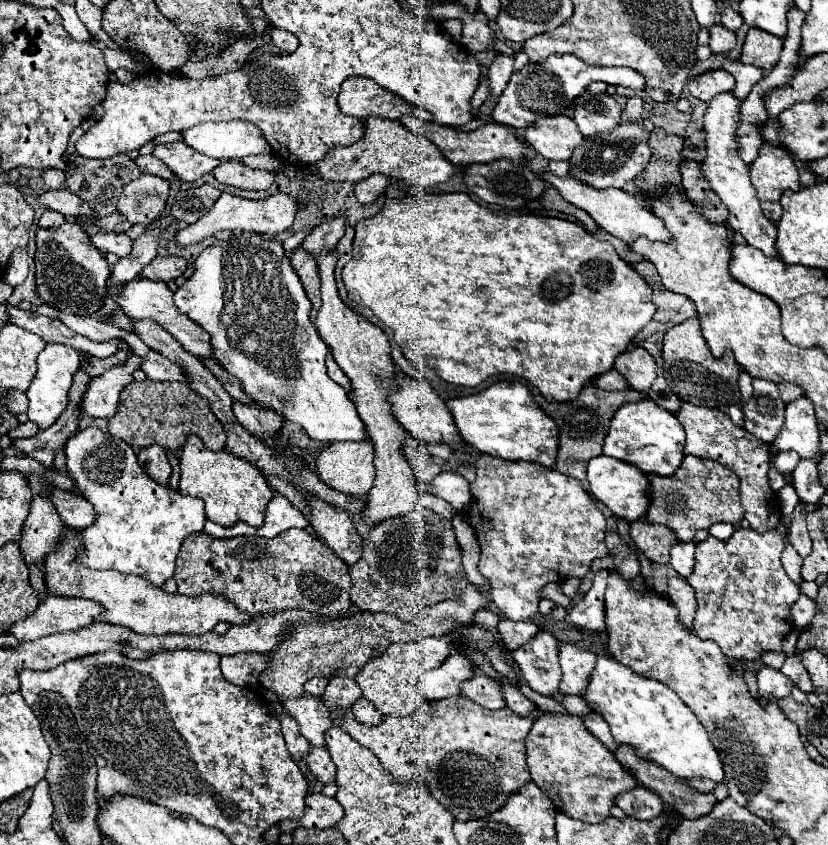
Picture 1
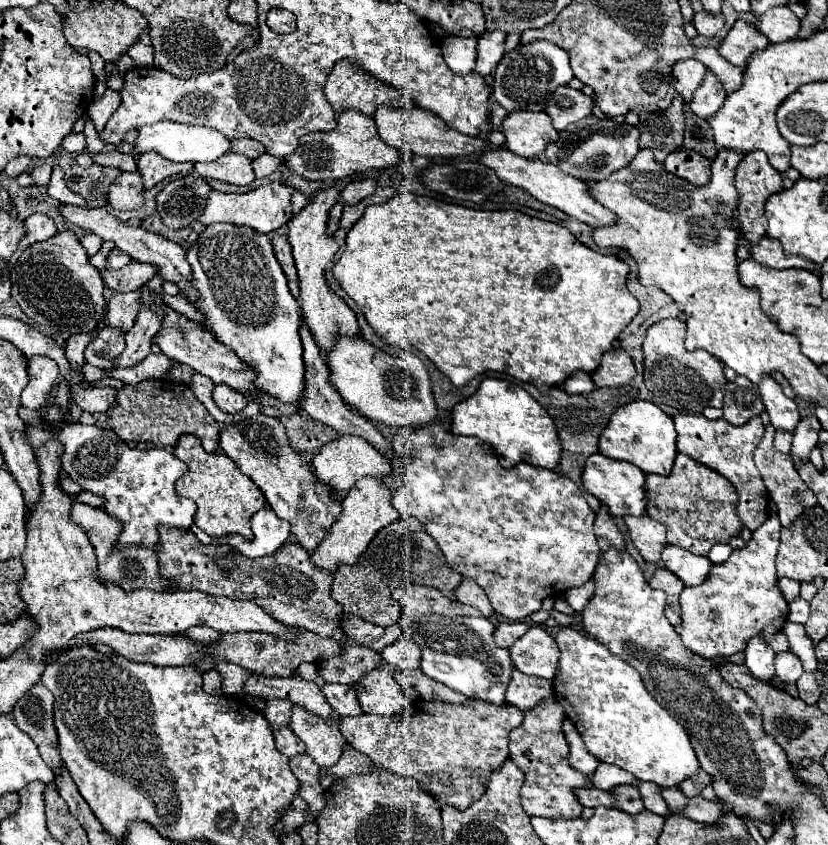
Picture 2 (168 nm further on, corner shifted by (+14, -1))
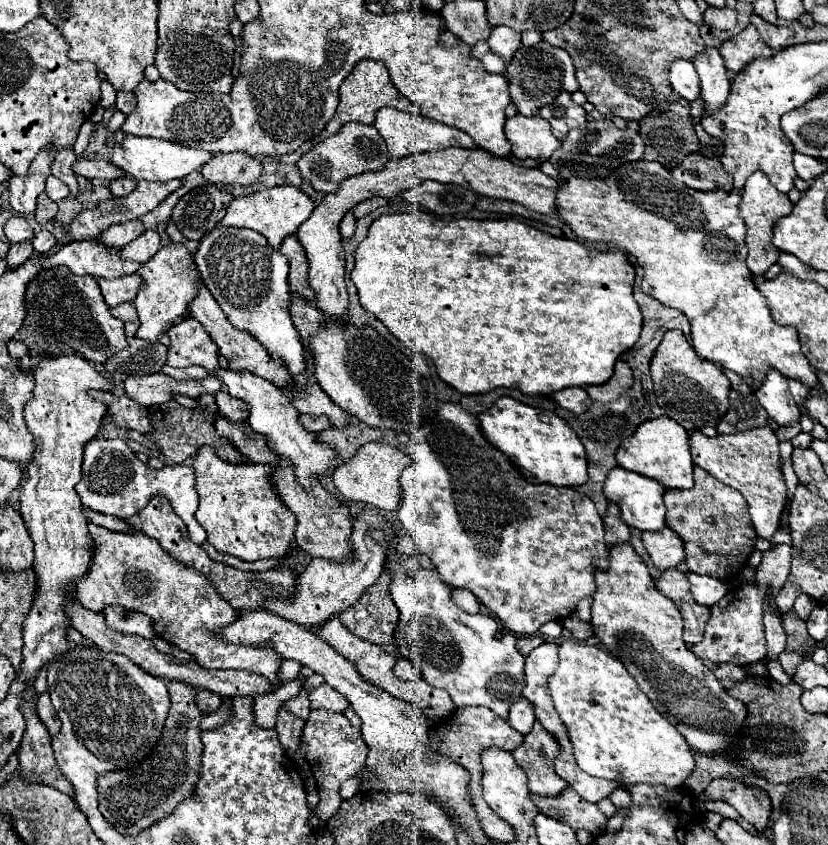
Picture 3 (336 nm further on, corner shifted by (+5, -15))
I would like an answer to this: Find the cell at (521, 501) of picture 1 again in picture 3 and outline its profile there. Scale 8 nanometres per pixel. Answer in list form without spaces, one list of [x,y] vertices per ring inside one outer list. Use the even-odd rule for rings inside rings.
[[[451,402],[439,406],[437,416],[435,416],[435,420],[429,426],[425,426],[419,432],[411,432],[411,440],[409,440],[405,452],[413,458],[413,462],[401,474],[401,486],[403,486],[403,492],[405,492],[405,500],[399,506],[399,510],[397,510],[397,520],[405,526],[405,530],[415,540],[419,550],[431,558],[431,562],[435,564],[435,570],[439,572],[439,576],[447,584],[453,584],[455,588],[471,590],[479,598],[479,602],[483,606],[487,606],[511,632],[515,632],[517,636],[531,636],[545,622],[551,622],[551,620],[559,620],[561,622],[563,618],[567,618],[569,614],[575,612],[575,608],[577,608],[581,598],[591,596],[595,592],[593,574],[595,574],[597,568],[607,570],[609,550],[607,550],[607,544],[603,540],[601,516],[597,514],[595,504],[593,504],[591,498],[579,494],[575,488],[569,488],[569,486],[549,486],[549,484],[543,486],[543,484],[527,482],[517,472],[517,468],[511,464],[511,460],[501,450],[497,450],[495,446],[491,446],[487,442],[487,438],[481,432],[477,416],[469,414],[467,410],[463,410],[461,406],[451,404]]]

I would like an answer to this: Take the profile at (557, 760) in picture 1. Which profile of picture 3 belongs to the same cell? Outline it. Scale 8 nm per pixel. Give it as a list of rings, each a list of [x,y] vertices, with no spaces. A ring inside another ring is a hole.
[[[539,724],[533,726],[533,730],[525,736],[523,744],[513,750],[513,756],[517,764],[527,774],[529,790],[541,796],[555,796],[557,792],[563,792],[567,784],[559,780],[559,776],[553,770],[553,760],[559,754],[559,744],[555,744],[553,736],[547,736]]]

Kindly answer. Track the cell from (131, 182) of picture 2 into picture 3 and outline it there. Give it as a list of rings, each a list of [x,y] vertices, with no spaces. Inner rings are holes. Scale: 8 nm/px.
[[[123,176],[123,178],[117,178],[117,180],[113,180],[111,184],[109,184],[109,188],[111,188],[111,194],[113,196],[127,196],[129,192],[133,192],[135,190],[135,180],[131,180],[129,176]]]

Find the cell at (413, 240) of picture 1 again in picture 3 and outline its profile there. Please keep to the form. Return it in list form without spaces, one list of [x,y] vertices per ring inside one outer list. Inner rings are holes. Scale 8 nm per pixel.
[[[426,212],[383,214],[371,224],[367,238],[359,244],[355,252],[355,268],[351,272],[351,280],[359,290],[361,306],[367,308],[375,318],[379,318],[389,328],[389,332],[395,338],[399,338],[399,342],[403,342],[407,348],[411,348],[415,354],[419,352],[425,358],[431,358],[435,362],[439,378],[463,394],[483,394],[495,388],[517,388],[525,394],[537,396],[537,394],[553,394],[569,386],[585,388],[593,384],[603,384],[611,378],[617,358],[623,352],[627,352],[639,340],[641,334],[643,318],[633,298],[635,270],[621,250],[611,248],[609,252],[599,252],[595,248],[585,248],[577,240],[555,238],[519,220],[481,222],[481,220],[461,218],[451,221],[437,218]]]

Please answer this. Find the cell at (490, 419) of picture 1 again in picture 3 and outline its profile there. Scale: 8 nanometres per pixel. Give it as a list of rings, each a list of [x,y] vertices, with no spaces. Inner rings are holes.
[[[503,396],[487,412],[479,414],[479,424],[485,438],[515,462],[515,468],[525,480],[551,486],[581,486],[589,480],[587,452],[579,436],[555,412]]]

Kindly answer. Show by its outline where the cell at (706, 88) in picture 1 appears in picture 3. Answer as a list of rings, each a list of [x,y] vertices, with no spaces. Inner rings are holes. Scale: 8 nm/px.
[[[673,60],[671,62],[669,82],[671,82],[673,90],[681,98],[685,98],[689,102],[697,100],[697,96],[701,92],[701,88],[699,88],[699,76],[697,76],[697,72],[695,72],[695,68],[693,68],[693,64],[689,60]]]

